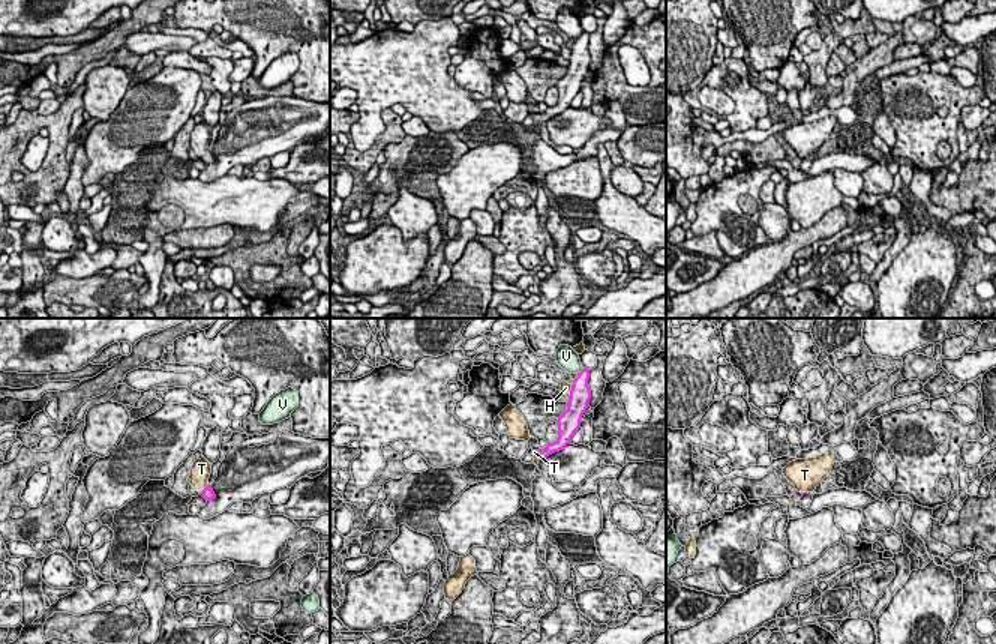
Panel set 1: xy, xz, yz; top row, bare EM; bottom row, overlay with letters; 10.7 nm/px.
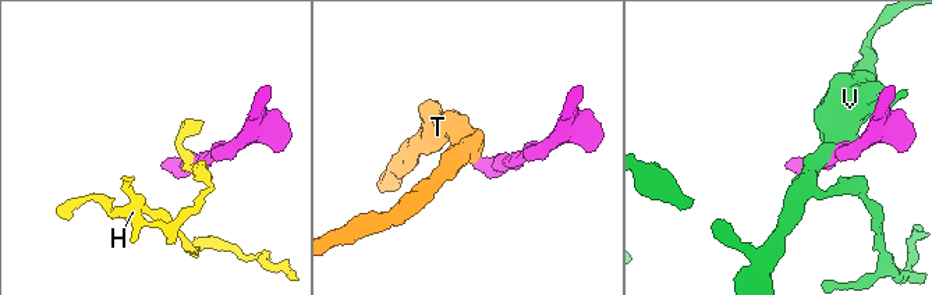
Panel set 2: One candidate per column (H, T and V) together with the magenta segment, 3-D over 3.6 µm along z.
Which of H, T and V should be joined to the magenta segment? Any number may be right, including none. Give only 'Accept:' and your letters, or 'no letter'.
Accept: T

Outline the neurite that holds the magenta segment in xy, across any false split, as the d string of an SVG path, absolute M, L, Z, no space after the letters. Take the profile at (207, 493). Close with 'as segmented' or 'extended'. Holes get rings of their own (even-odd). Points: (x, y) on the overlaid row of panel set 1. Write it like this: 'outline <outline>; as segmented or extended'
outline M201 458L194 462L194 465L190 468L190 476L189 476L190 485L207 501L216 498L216 495L212 489L212 485L208 483L210 473L212 473L212 464L206 458Z; extended

